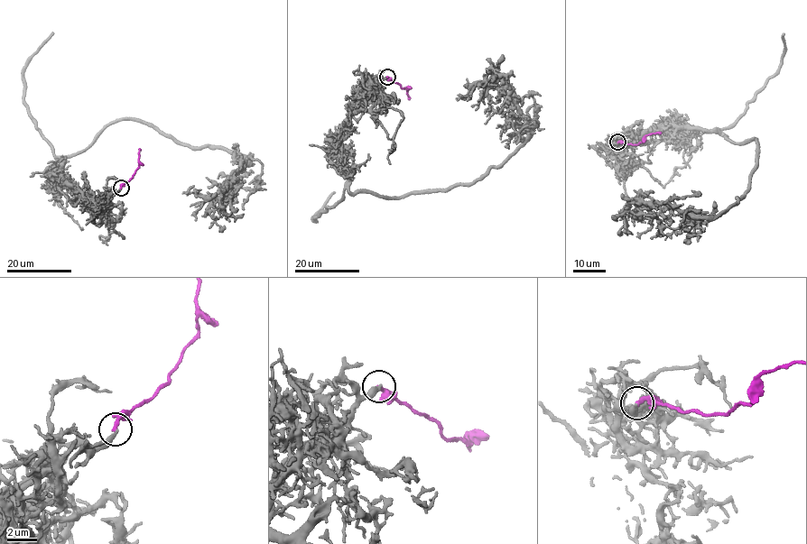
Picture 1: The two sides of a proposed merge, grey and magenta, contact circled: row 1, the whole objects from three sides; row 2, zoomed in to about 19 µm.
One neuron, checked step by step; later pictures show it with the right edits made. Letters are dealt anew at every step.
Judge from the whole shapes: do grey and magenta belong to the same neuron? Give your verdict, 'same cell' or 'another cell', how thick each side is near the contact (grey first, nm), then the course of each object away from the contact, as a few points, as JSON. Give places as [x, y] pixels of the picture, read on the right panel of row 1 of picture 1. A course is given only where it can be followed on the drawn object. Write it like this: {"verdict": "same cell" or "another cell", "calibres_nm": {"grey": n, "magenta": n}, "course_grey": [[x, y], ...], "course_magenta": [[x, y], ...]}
{"verdict": "another cell", "calibres_nm": {"grey": 280, "magenta": 280}, "course_grey": [[618, 142], [699, 127], [758, 149], [737, 203], [699, 217], [636, 200], [622, 215], [630, 233]], "course_magenta": [[618, 142], [635, 144], [643, 142], [645, 135], [662, 133]]}

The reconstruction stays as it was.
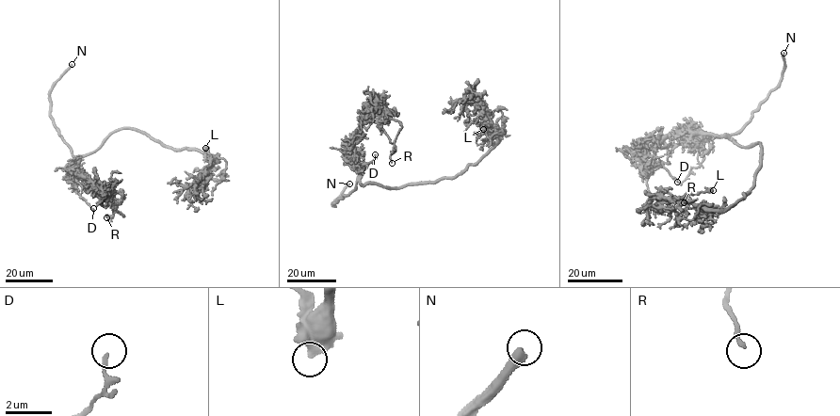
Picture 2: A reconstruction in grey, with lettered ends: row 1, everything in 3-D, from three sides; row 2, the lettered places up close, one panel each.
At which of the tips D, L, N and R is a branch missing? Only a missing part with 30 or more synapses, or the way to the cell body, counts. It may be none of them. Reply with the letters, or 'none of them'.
N

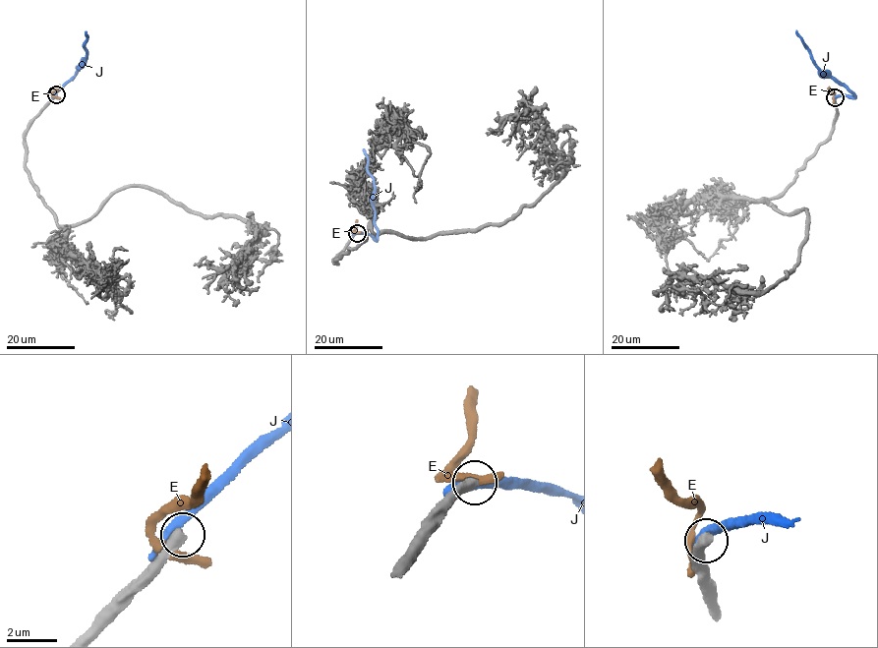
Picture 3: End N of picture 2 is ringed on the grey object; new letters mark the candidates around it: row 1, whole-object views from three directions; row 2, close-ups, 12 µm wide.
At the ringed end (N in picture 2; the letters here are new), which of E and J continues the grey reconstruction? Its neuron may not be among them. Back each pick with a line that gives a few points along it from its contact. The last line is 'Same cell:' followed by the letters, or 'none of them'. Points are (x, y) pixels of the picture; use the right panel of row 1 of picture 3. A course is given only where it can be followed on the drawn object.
Same cell: none of them

